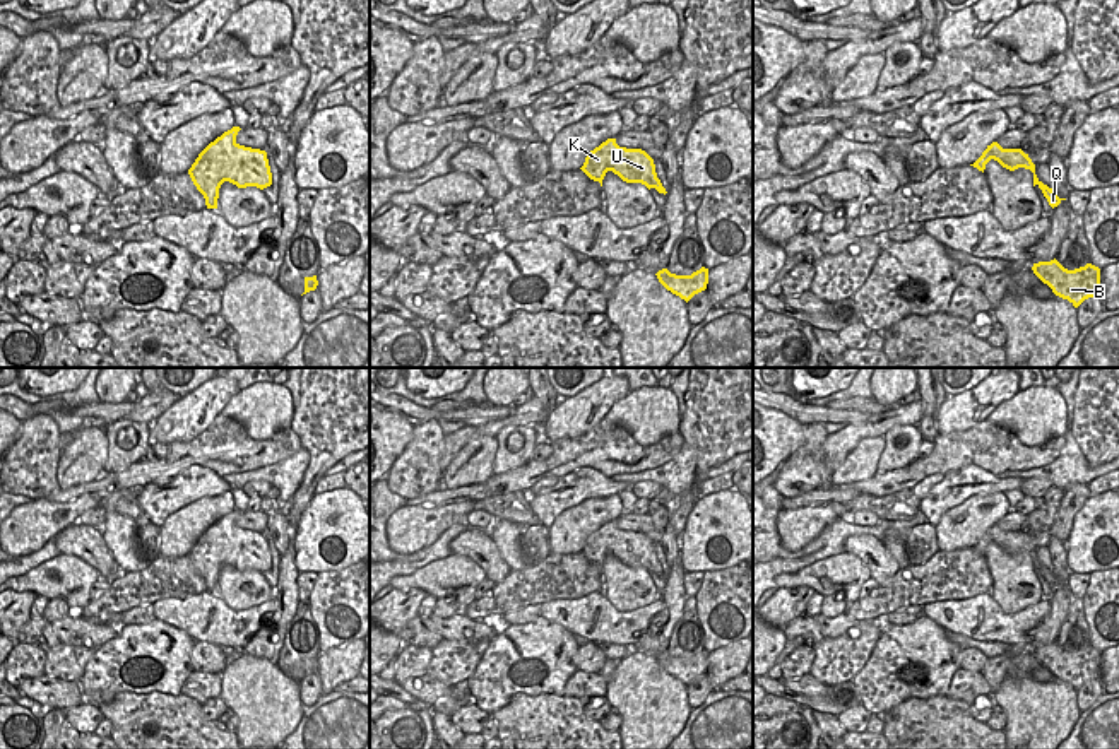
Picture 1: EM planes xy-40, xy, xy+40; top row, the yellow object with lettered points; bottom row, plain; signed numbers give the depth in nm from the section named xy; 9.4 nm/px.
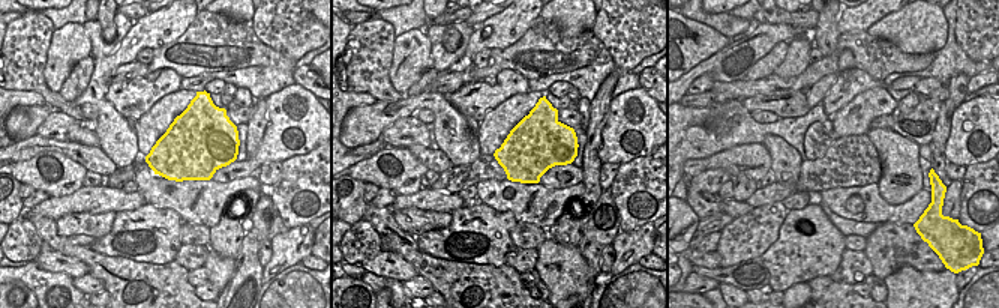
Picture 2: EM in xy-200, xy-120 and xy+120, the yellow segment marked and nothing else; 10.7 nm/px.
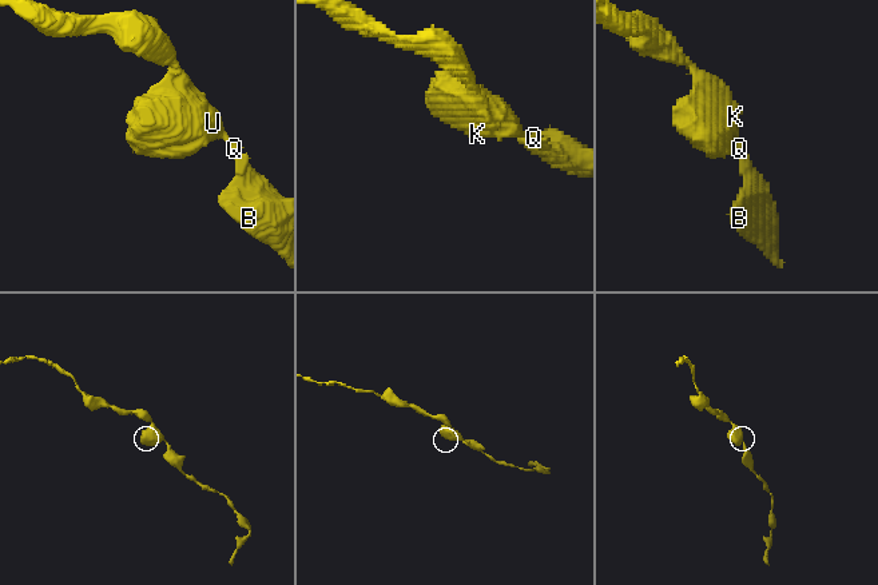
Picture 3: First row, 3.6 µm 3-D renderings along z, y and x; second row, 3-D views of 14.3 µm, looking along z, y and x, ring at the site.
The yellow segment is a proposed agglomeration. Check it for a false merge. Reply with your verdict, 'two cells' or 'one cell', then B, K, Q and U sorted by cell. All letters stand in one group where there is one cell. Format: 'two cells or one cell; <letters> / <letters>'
one cell; B K Q U

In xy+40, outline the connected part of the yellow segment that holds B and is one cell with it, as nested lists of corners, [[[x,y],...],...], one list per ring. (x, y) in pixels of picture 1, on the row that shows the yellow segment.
[[[1054,258],[1033,263],[1032,270],[1056,296],[1068,299],[1075,308],[1088,298],[1100,296],[1100,268],[1092,263],[1068,270]]]

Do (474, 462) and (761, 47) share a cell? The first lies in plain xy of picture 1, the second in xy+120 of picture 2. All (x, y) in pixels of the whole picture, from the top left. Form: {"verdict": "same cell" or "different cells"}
{"verdict": "different cells"}

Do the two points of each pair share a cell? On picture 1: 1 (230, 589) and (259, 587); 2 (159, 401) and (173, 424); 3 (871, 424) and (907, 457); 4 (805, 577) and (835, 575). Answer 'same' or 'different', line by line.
1: same
2: different
3: different
4: same

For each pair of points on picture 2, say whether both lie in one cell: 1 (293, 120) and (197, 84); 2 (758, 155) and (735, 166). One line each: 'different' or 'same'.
1: different
2: same

